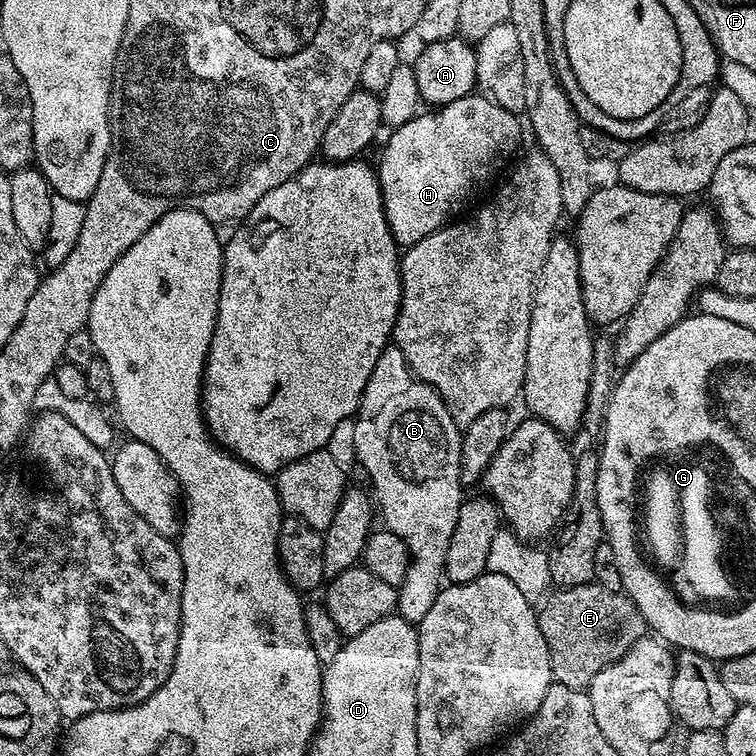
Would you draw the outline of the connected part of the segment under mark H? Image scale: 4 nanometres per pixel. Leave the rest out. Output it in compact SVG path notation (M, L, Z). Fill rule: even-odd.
M473 94L437 107L435 111L417 114L412 120L395 129L383 146L380 156L380 193L384 199L386 222L397 245L407 246L422 242L439 228L445 227L453 218L459 217L464 203L496 176L504 159L520 144L520 124L517 113L502 110L493 100Z

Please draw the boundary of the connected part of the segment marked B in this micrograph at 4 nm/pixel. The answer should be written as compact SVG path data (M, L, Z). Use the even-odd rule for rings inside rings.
M389 346L382 350L382 354L378 354L378 362L374 362L374 371L370 374L370 382L366 382L366 390L360 399L360 409L356 412L352 428L352 444L356 447L356 456L360 459L362 467L368 471L368 476L372 479L372 488L376 491L374 494L375 503L380 503L378 512L384 515L383 527L387 531L398 534L398 538L402 538L402 542L406 542L408 547L408 569L406 570L406 578L400 583L398 589L398 614L403 620L409 624L419 625L422 618L426 618L427 611L438 598L442 581L445 579L444 563L446 562L446 546L450 546L450 534L454 534L454 525L458 522L458 510L462 503L462 485L460 482L460 438L462 430L454 422L454 418L450 414L450 410L445 406L444 400L433 390L429 384L422 384L412 375L411 368L408 367L406 358L402 354L402 350L398 350L394 346Z

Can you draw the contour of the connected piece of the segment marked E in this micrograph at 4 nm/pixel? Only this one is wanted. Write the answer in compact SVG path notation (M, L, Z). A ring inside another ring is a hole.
M595 582L573 588L560 588L554 592L543 601L544 609L540 608L538 612L542 638L546 638L546 650L550 650L552 679L562 686L587 689L592 680L602 674L602 670L606 670L606 666L618 662L618 658L622 658L622 654L626 654L626 650L630 650L634 642L645 639L644 619L631 598L623 592L606 590Z

